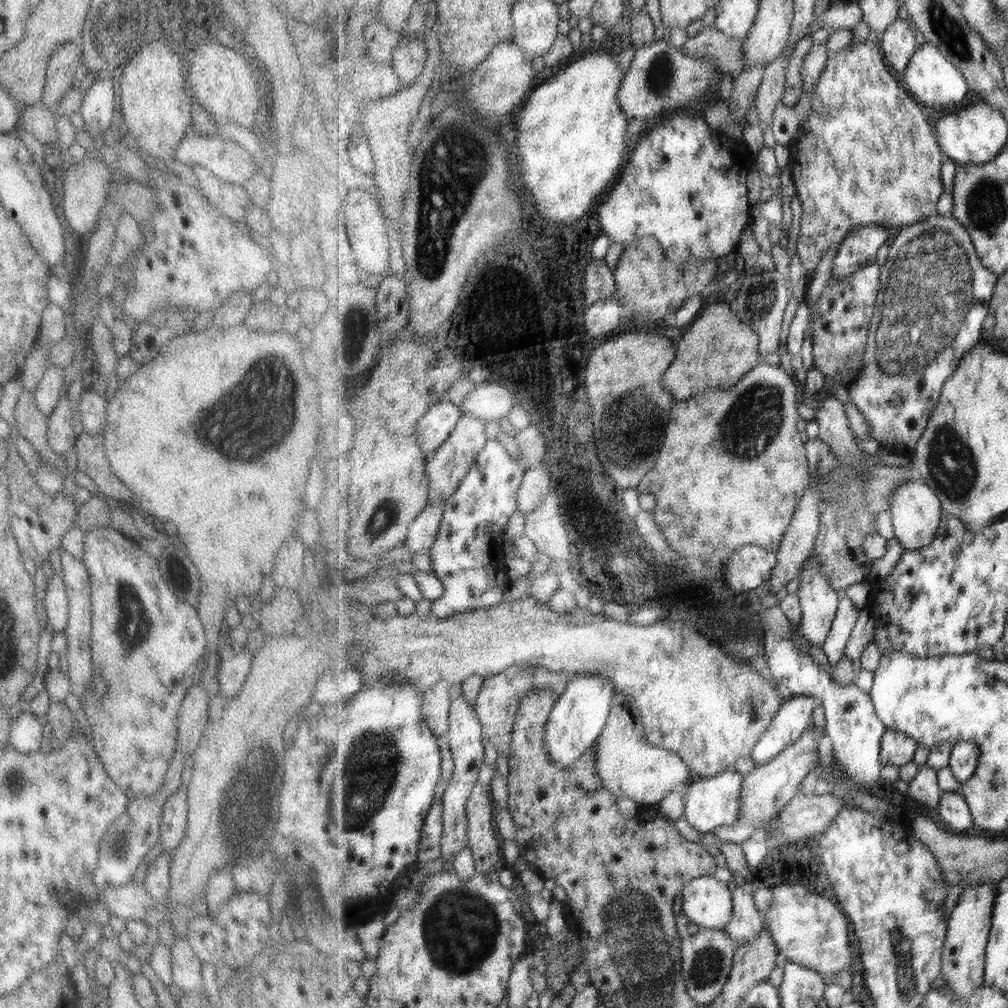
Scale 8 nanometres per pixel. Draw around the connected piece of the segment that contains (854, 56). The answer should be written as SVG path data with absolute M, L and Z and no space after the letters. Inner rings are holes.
M873 35L863 43L851 42L841 49L835 58L832 58L830 63L825 67L824 73L817 81L814 90L813 103L807 120L804 125L800 126L794 138L791 140L790 146L788 146L789 150L791 150L790 174L792 175L797 192L795 196L801 202L803 210L801 222L799 222L800 231L799 237L796 240L796 248L797 252L801 255L804 268L807 270L807 283L813 280L815 268L819 266L821 256L827 252L827 248L835 243L839 246L846 239L849 232L851 232L851 229L861 225L879 225L886 229L889 226L901 226L901 228L913 226L915 223L925 221L936 215L939 196L945 192L943 182L941 182L941 164L943 164L941 162L941 151L944 151L942 150L942 146L939 145L935 126L929 122L929 118L923 112L923 106L910 94L902 79L894 72L891 73L890 65L886 63L877 36Z

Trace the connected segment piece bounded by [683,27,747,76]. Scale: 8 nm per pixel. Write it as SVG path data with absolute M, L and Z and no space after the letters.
M703 27L698 35L687 39L683 44L689 56L712 58L718 70L724 74L741 74L744 67L744 40L747 36L734 38L727 36L715 27Z

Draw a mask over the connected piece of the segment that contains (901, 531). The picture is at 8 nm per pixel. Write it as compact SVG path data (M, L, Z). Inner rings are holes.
M922 478L911 479L900 484L890 498L890 514L894 534L903 549L917 550L928 547L935 540L944 510L942 499Z

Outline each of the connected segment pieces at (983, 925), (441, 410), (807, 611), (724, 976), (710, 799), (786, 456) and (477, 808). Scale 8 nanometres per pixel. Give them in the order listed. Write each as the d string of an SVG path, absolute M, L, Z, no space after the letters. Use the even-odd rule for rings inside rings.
M984 882L964 889L948 916L949 928L943 947L942 977L956 996L971 996L984 986L986 948L994 920L996 883Z
M445 399L431 406L429 412L418 422L412 435L427 460L437 454L437 449L451 436L462 416L461 408Z
M816 552L804 564L800 577L797 594L802 606L802 635L811 646L823 648L837 616L839 594L822 572Z
M700 929L693 935L682 937L682 969L686 979L687 992L697 1004L710 1004L722 995L730 972L734 967L737 944L726 930Z
M727 770L719 776L711 778L697 777L689 783L682 795L684 799L683 816L691 826L699 832L714 832L716 828L723 825L732 825L740 817L741 793L743 788L743 776L737 770Z
M759 364L749 374L746 374L735 386L730 388L710 388L706 392L700 392L689 400L675 401L670 414L670 423L667 427L667 438L664 442L659 460L655 468L651 469L644 477L638 491L650 492L657 497L657 506L652 512L655 522L663 531L669 541L669 546L679 554L691 557L694 561L708 564L714 572L725 576L730 562L730 556L747 545L762 546L778 552L782 540L790 527L794 514L798 510L798 504L811 487L810 463L807 459L805 442L801 440L801 432L797 428L797 422L801 422L797 414L797 384L793 378L779 365Z
M477 783L466 804L469 816L468 847L476 860L476 870L483 873L495 873L501 856L501 840L497 838L493 812L495 800L492 796L492 785L483 786Z

